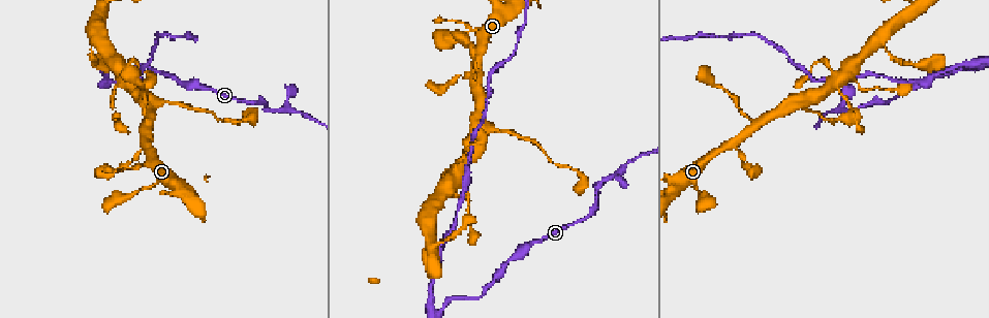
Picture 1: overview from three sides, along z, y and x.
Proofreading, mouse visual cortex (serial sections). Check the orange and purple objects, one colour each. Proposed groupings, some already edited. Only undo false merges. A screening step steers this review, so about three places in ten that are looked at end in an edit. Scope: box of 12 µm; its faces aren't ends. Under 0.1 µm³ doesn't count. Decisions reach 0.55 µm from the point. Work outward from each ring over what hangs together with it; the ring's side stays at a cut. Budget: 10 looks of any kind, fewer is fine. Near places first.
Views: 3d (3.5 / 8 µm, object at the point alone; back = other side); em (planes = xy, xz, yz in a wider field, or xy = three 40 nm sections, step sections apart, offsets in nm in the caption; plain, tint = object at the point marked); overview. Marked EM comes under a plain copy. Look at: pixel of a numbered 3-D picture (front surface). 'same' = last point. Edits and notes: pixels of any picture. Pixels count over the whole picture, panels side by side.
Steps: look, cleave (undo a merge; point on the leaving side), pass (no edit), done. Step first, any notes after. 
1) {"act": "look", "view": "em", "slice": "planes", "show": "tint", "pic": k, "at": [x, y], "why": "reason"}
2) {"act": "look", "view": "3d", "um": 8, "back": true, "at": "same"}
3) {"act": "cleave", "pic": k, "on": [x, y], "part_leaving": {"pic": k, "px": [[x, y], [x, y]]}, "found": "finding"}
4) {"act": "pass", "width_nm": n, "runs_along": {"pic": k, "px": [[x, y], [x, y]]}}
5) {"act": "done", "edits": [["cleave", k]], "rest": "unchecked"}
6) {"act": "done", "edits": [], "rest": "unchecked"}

{"act": "look", "view": "3d", "um": 3.5, "pic": 1, "at": [796, 102], "why": "three-way junction"}

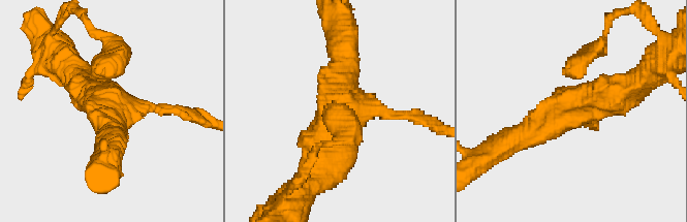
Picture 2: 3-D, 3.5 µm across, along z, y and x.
{"act": "look", "view": "em", "slice": "xy", "step": 3, "show": "tint", "pic": 2, "at": [127, 104]}

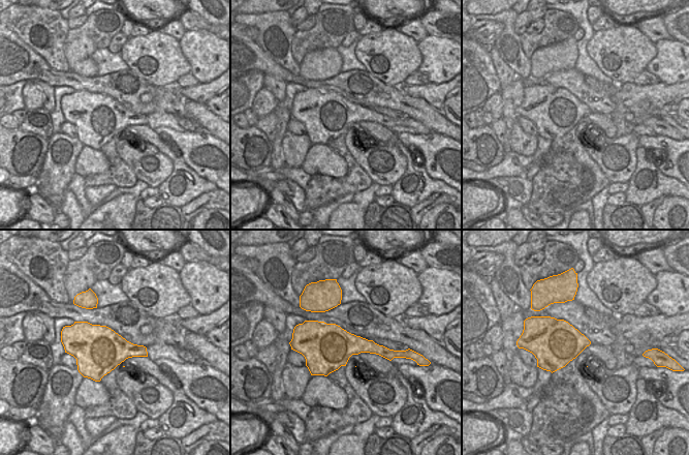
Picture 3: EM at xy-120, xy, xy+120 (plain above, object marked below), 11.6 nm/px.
{"act": "look", "view": "em", "slice": "xy", "step": 1, "show": "tint", "at": "same", "why": "cut it another way"}

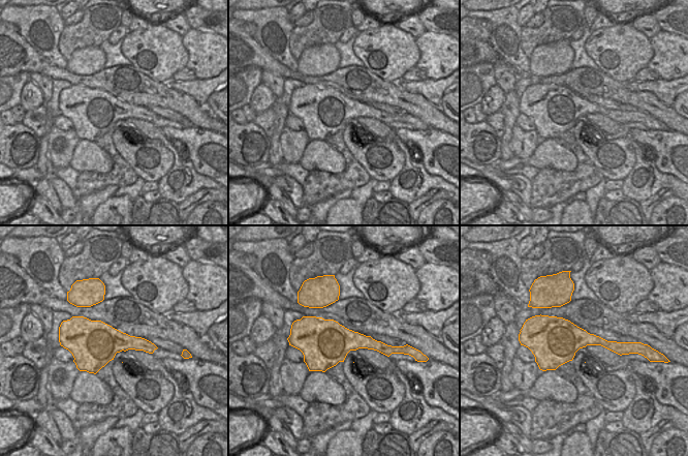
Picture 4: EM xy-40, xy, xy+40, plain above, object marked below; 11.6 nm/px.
{"act": "pass", "runs_along": {"pic": 2, "px": [[513, 138], [571, 103], [630, 88]]}, "found": "one cell here"}

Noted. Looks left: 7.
{"act": "look", "view": "3d", "um": 3.5, "pic": 1, "at": [850, 77], "why": "side arm on a straight run"}

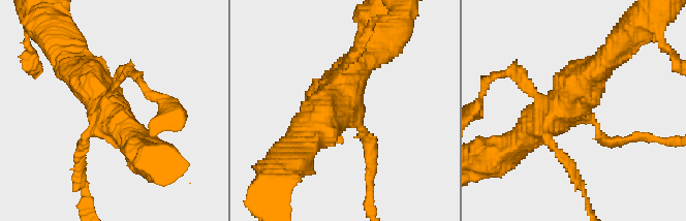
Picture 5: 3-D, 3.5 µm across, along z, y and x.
{"act": "look", "view": "em", "slice": "xy", "step": 2, "show": "tint", "pic": 5, "at": [349, 112], "why": "need the tissue"}

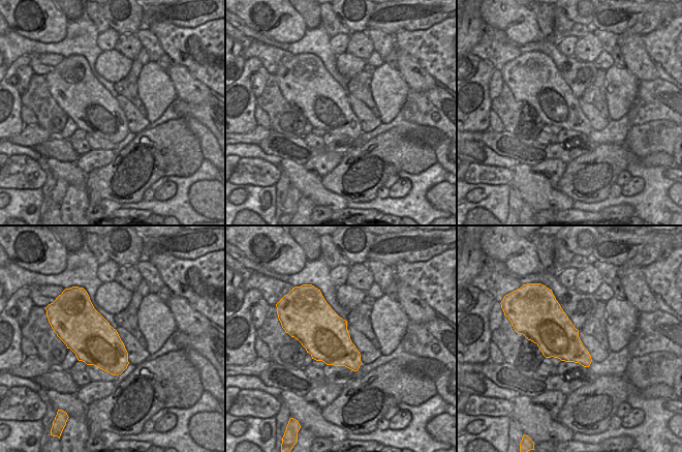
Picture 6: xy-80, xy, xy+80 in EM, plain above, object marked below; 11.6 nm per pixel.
{"act": "pass", "width_nm": 550, "runs_along": {"pic": 5, "px": [[517, 144], [556, 113], [603, 61]]}, "found": "one cell here"}

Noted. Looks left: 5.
{"act": "look", "view": "3d", "um": 3.5, "back": true, "pic": 1, "at": [883, 45], "why": "three-way junction"}

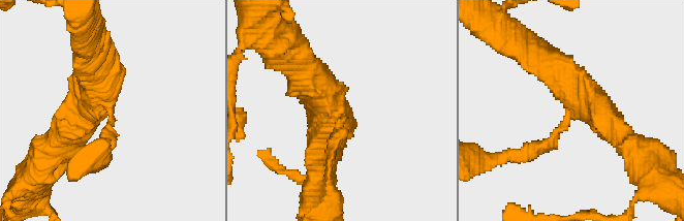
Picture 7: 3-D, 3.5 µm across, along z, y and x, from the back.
{"act": "look", "view": "em", "slice": "xy", "step": 1, "show": "tint", "pic": 7, "at": [113, 109], "arms": 3, "arm_widths_nm": [150, 400, 500], "why": "now the EM"}

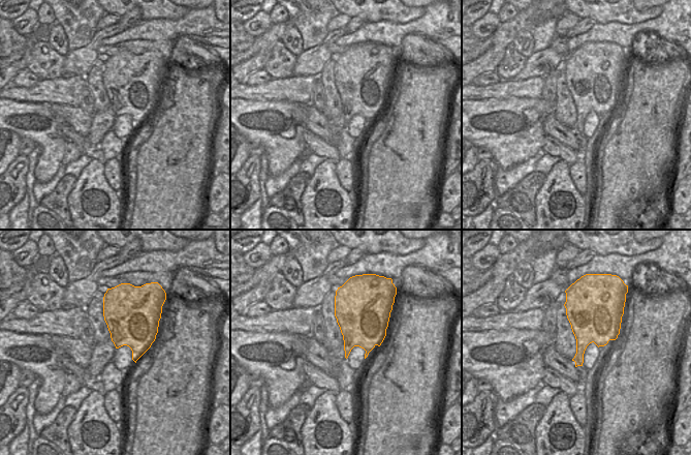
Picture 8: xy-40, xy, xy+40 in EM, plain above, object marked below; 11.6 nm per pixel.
{"act": "pass", "found": "all the same cell"}

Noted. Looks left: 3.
{"act": "look", "view": "3d", "um": 3.5, "pic": 1, "at": [974, 66], "why": "sharp bend"}

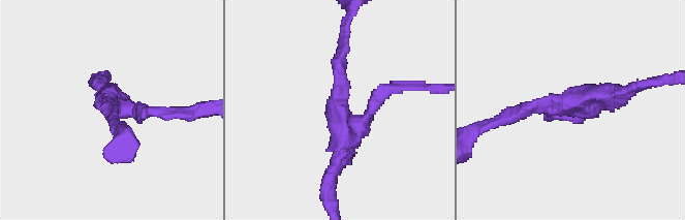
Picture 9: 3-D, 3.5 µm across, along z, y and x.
{"act": "look", "view": "em", "slice": "xy", "step": 3, "show": "tint", "pic": 9, "at": [340, 106]}

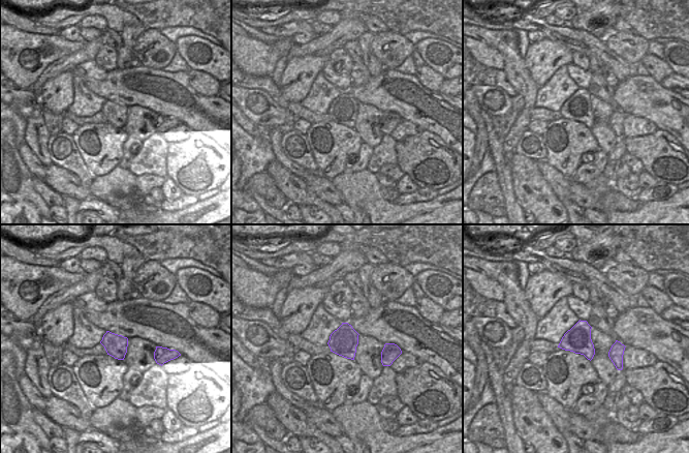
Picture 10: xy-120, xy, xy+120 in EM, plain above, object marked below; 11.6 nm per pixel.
{"act": "cleave", "pic": 9, "on": [546, 99], "arms": 3, "arm_widths_nm": [200, 200, 300], "part_leaving": {"pic": 9, "px": [[582, 106], [536, 103], [489, 123]]}, "found": "a second cell is stuck on"}

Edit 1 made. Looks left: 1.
{"act": "done", "edits": [["cleave", 9]], "rest": "unchecked"}

